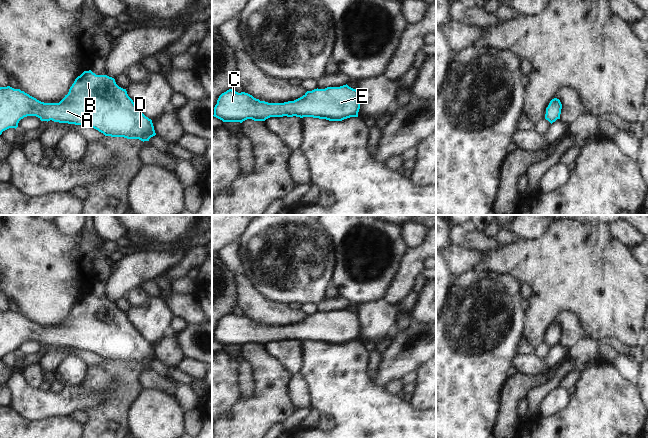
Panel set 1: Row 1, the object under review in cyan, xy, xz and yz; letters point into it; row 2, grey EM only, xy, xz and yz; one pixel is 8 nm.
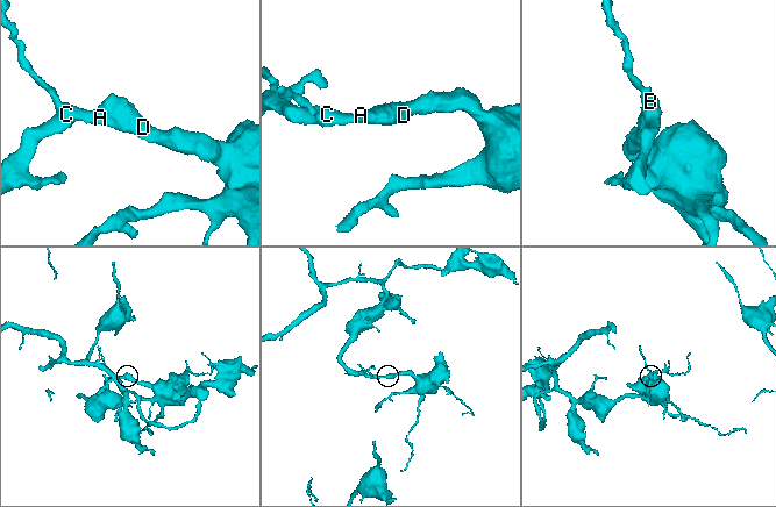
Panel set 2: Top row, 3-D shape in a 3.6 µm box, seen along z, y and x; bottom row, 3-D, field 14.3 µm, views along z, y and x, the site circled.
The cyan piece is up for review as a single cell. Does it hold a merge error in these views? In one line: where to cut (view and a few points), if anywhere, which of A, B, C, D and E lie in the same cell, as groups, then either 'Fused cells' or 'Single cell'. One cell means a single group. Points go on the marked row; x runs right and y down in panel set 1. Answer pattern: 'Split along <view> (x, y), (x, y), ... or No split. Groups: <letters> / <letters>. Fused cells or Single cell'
No split. Groups: A B C D E. Single cell.

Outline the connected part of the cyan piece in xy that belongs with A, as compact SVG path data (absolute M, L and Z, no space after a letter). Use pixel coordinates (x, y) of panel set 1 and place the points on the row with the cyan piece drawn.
M91 70L78 76L69 92L59 103L44 103L29 94L10 86L0 87L0 135L9 128L17 128L21 119L36 116L41 121L54 121L92 127L105 136L124 137L149 141L156 135L152 120L146 117L128 96L126 89L119 87L115 79L96 75Z

